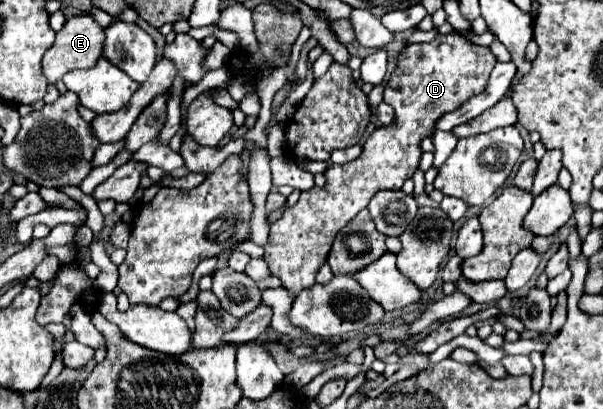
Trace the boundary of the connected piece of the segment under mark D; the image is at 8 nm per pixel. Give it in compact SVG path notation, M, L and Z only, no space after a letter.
M451 33L451 35L437 35L429 43L411 43L399 53L397 69L391 75L389 85L385 87L385 103L389 103L395 111L395 121L391 125L379 127L373 135L367 137L361 155L345 165L331 165L325 171L325 187L313 187L301 193L299 201L293 207L285 209L285 215L271 225L269 241L265 245L265 259L269 265L271 275L277 275L283 281L283 287L287 287L289 293L299 295L299 291L315 285L315 277L319 267L327 261L331 243L335 235L347 225L349 219L353 219L361 209L367 207L371 197L381 191L381 189L401 189L405 179L409 179L415 169L419 167L421 159L421 149L419 141L423 137L433 135L435 131L435 121L449 111L459 109L467 99L473 95L483 93L483 87L487 87L487 79L491 75L491 69L495 67L497 59L489 51L489 47L473 45L469 43L463 35Z

